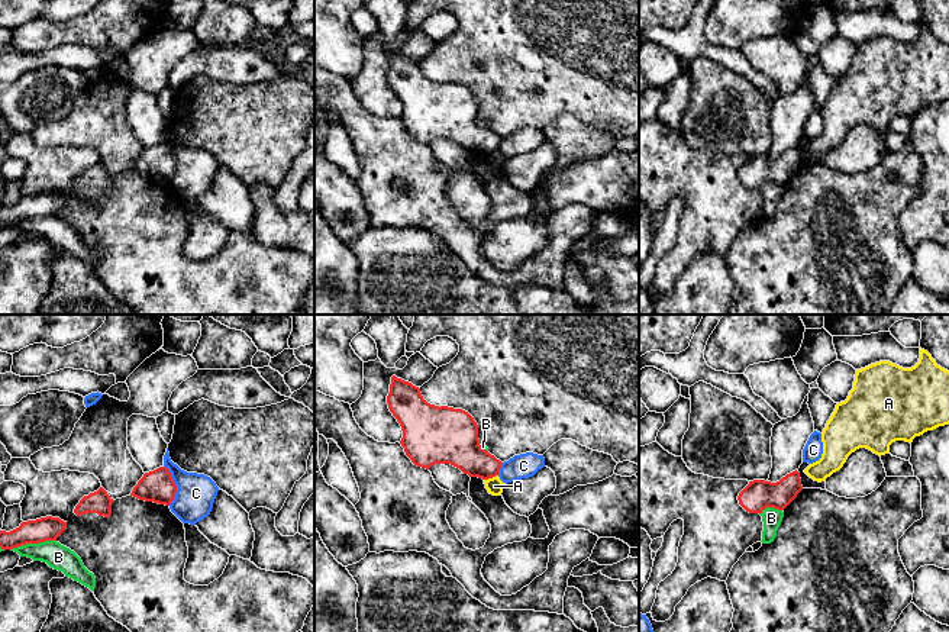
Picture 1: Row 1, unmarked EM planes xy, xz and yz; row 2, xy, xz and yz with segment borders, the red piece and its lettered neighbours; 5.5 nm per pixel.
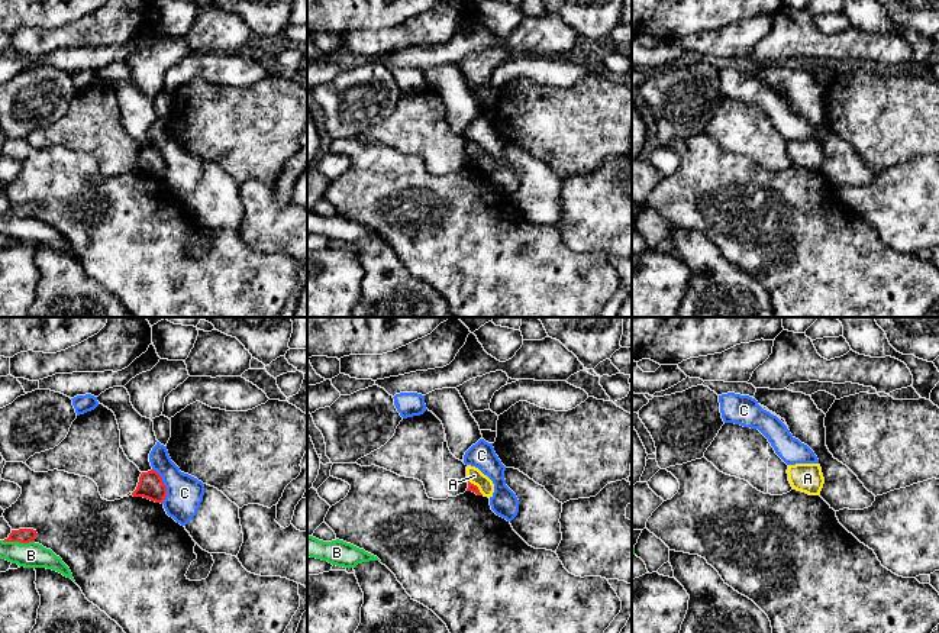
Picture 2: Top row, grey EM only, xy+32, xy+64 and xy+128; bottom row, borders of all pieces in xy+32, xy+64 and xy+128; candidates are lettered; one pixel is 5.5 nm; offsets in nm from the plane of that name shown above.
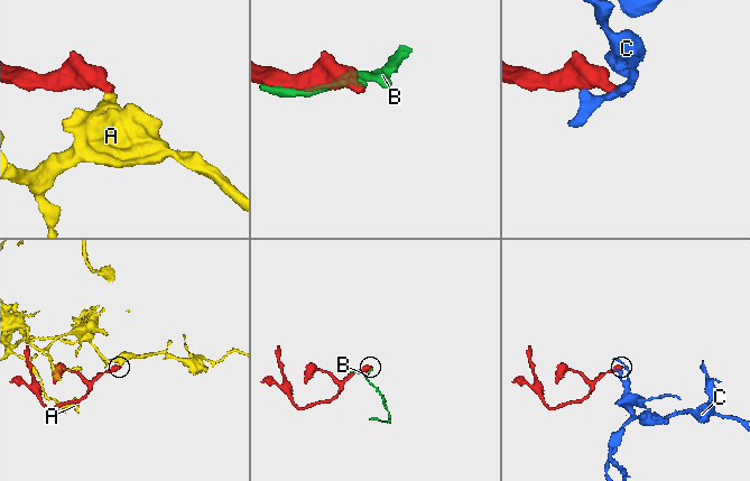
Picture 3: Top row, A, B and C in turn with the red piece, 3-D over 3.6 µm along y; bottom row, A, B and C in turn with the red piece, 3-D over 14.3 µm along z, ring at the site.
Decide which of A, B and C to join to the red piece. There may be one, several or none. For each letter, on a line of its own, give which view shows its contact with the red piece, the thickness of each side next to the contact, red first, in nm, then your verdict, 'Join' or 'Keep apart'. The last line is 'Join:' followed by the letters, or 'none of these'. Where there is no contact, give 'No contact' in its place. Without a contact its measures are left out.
A: Touches red in xz. Thickness 220 nm (red) against 90 nm. Keep apart
B: Touches red in xy. Thickness 130 nm (red) against 140 nm. Keep apart
C: Touches red in xy. Thickness 180 nm (red) against 220 nm. Keep apart
Join: none of these

